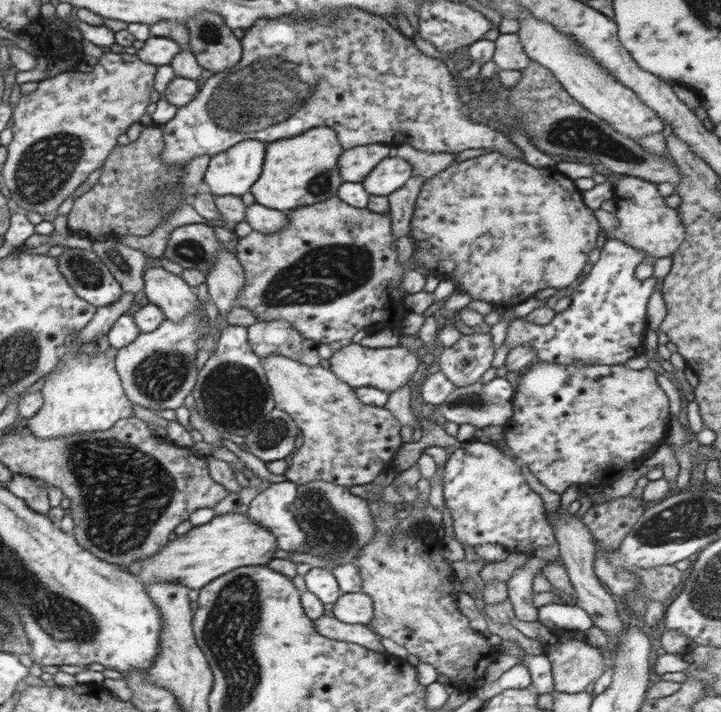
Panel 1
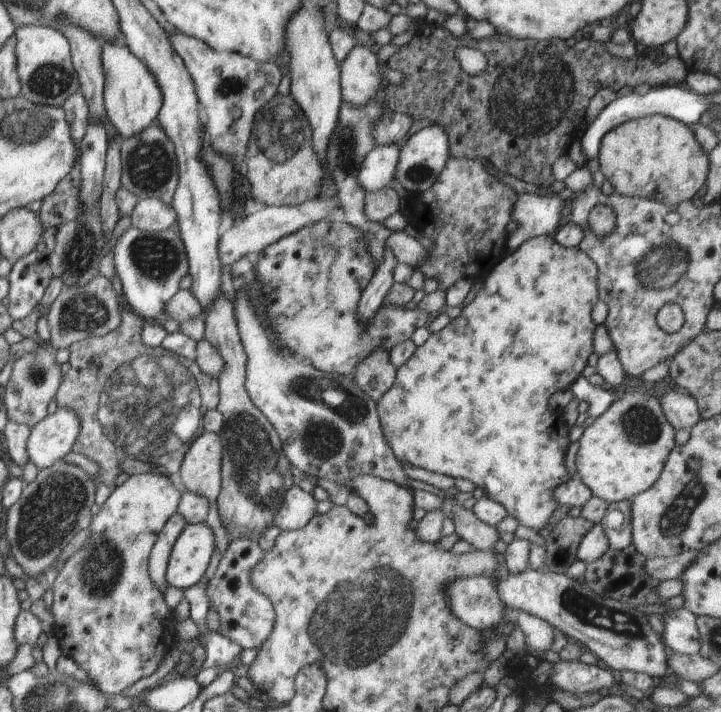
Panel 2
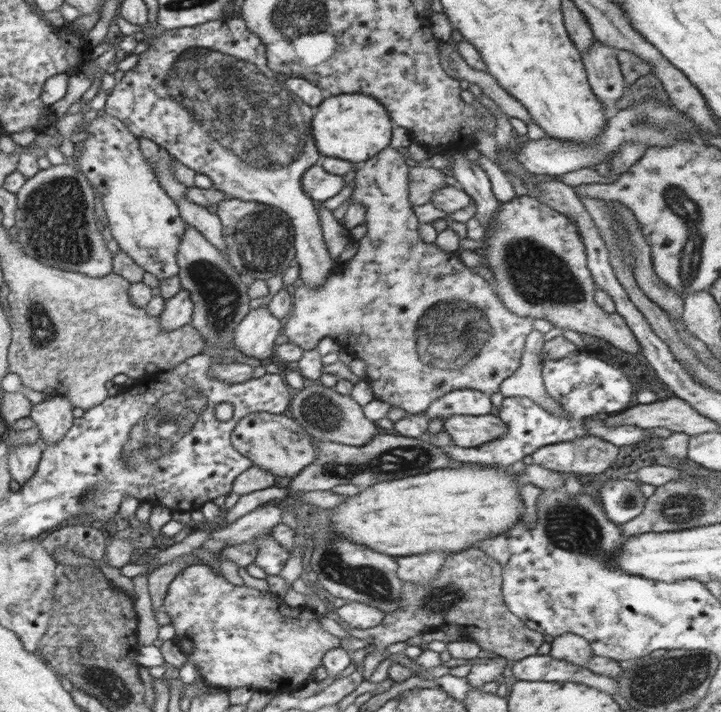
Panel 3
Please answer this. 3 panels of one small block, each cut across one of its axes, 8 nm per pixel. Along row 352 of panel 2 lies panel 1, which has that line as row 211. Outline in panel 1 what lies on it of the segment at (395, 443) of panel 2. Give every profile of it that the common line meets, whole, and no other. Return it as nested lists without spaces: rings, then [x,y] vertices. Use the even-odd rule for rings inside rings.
[[[500,152],[487,153],[461,163],[452,163],[448,168],[437,172],[422,186],[416,200],[416,208],[410,219],[411,238],[414,240],[413,260],[417,266],[427,268],[439,280],[454,280],[455,288],[470,294],[471,300],[490,302],[496,309],[509,308],[534,296],[546,288],[564,288],[574,283],[588,263],[588,254],[596,246],[596,238],[602,228],[595,214],[583,200],[583,192],[576,188],[575,181],[562,175],[555,166],[536,168],[526,163],[524,157],[512,158]]]

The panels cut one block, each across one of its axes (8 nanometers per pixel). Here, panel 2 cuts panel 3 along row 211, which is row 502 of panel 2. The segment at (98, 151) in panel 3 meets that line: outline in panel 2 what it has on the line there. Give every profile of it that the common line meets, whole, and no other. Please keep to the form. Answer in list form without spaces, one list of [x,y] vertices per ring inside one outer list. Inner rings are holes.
[[[161,463],[155,466],[154,473],[139,473],[138,475],[130,476],[130,479],[122,486],[112,490],[112,494],[110,494],[108,500],[102,504],[100,512],[96,514],[92,526],[90,526],[90,536],[88,536],[86,544],[74,556],[70,556],[68,560],[65,560],[62,570],[51,578],[52,583],[50,588],[54,595],[54,604],[52,604],[51,613],[54,615],[54,634],[56,634],[59,640],[62,655],[71,657],[73,661],[76,661],[78,666],[88,673],[95,686],[103,694],[118,695],[140,679],[154,674],[156,668],[158,668],[158,664],[162,662],[164,654],[177,644],[177,626],[174,624],[174,612],[166,605],[163,594],[158,592],[158,588],[151,582],[150,572],[148,572],[147,567],[151,551],[154,549],[155,543],[158,541],[158,537],[162,533],[164,526],[167,525],[167,521],[177,512],[181,497],[182,493],[174,486],[174,482],[171,482]]]

